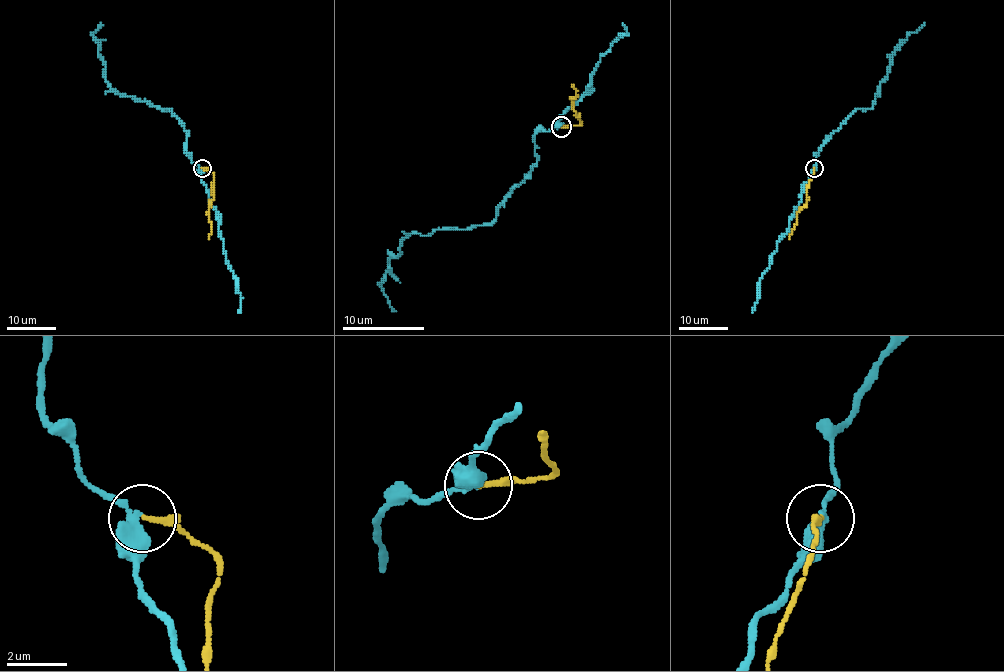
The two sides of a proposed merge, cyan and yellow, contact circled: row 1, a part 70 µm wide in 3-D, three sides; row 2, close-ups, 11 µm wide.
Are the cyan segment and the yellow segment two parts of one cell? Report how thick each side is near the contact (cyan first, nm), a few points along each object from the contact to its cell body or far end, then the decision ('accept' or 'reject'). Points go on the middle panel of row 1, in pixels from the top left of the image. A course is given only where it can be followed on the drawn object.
380 nm thick on the cyan side, 200 nm on the other; cyan runs (561, 127), (535, 135), (537, 162), (490, 223), (410, 233), (402, 242), (379, 284), (394, 311); yellow runs (561, 127), (582, 123), (580, 115), (576, 115), (571, 99), (576, 94), (571, 84); reject

